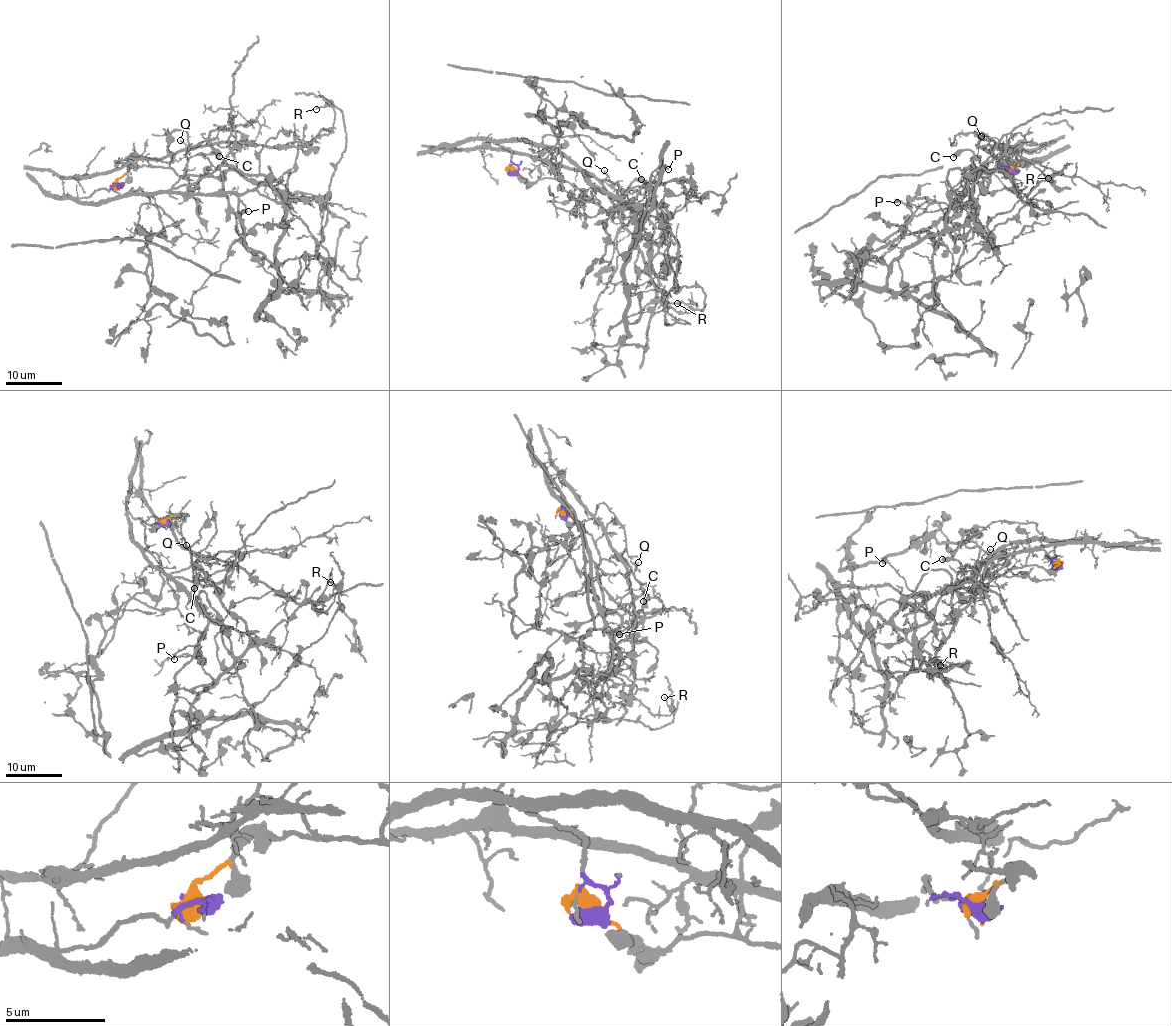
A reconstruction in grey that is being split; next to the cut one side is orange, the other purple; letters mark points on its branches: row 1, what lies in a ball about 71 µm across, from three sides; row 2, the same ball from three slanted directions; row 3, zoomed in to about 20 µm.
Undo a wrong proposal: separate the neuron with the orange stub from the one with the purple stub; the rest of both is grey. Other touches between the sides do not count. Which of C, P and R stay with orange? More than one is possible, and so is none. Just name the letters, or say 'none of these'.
C, R

